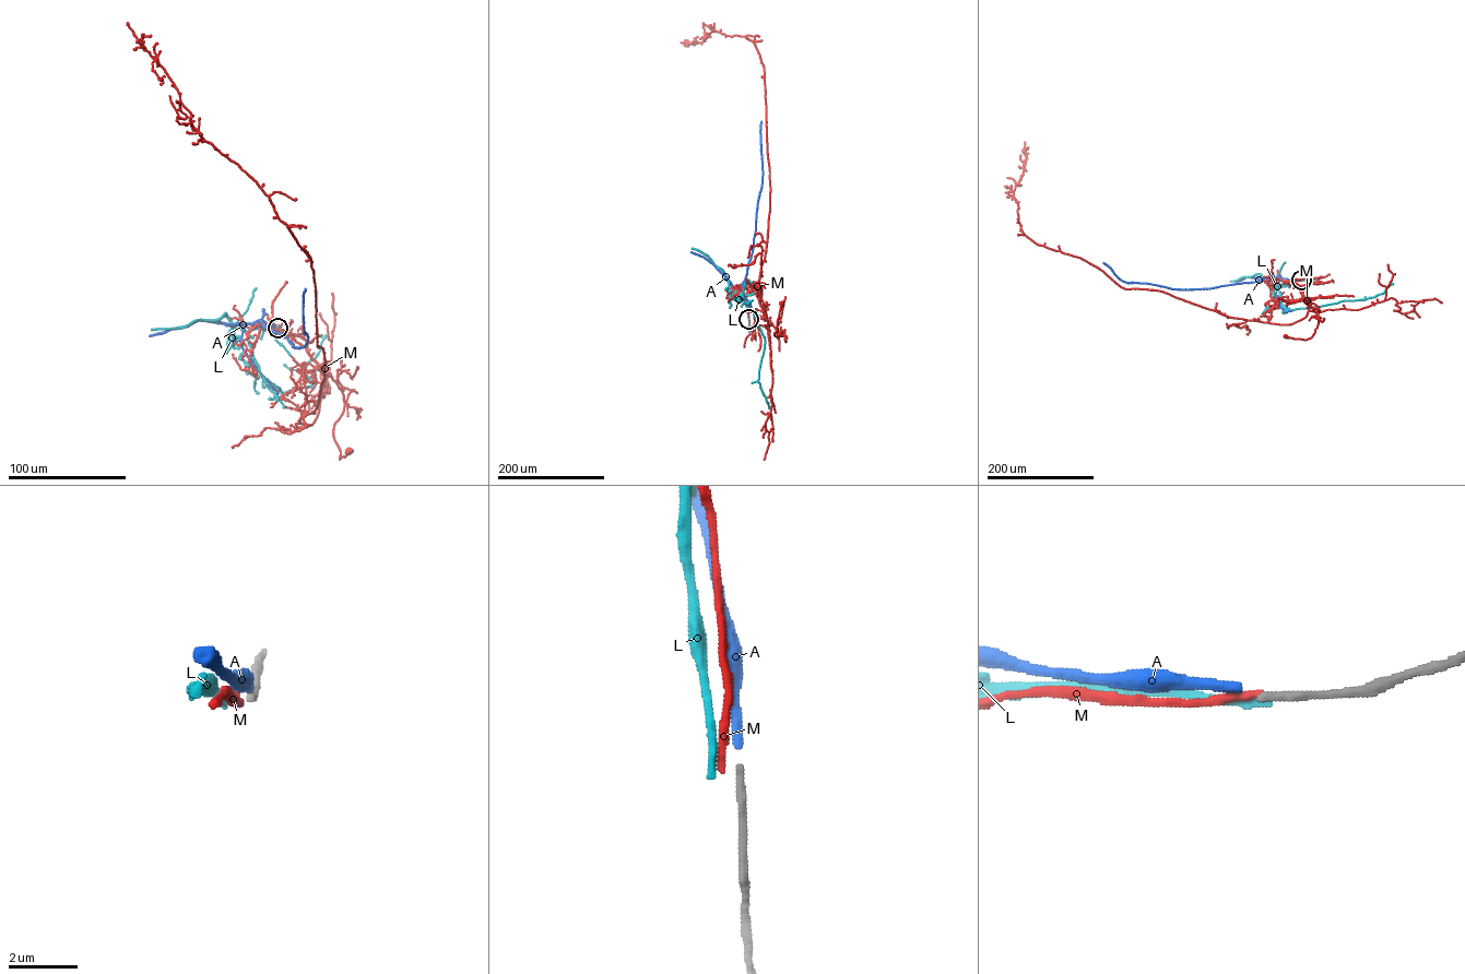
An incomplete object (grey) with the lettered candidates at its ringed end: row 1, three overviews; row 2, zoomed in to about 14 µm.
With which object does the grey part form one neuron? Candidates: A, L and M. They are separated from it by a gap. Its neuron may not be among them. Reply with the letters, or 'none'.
none

